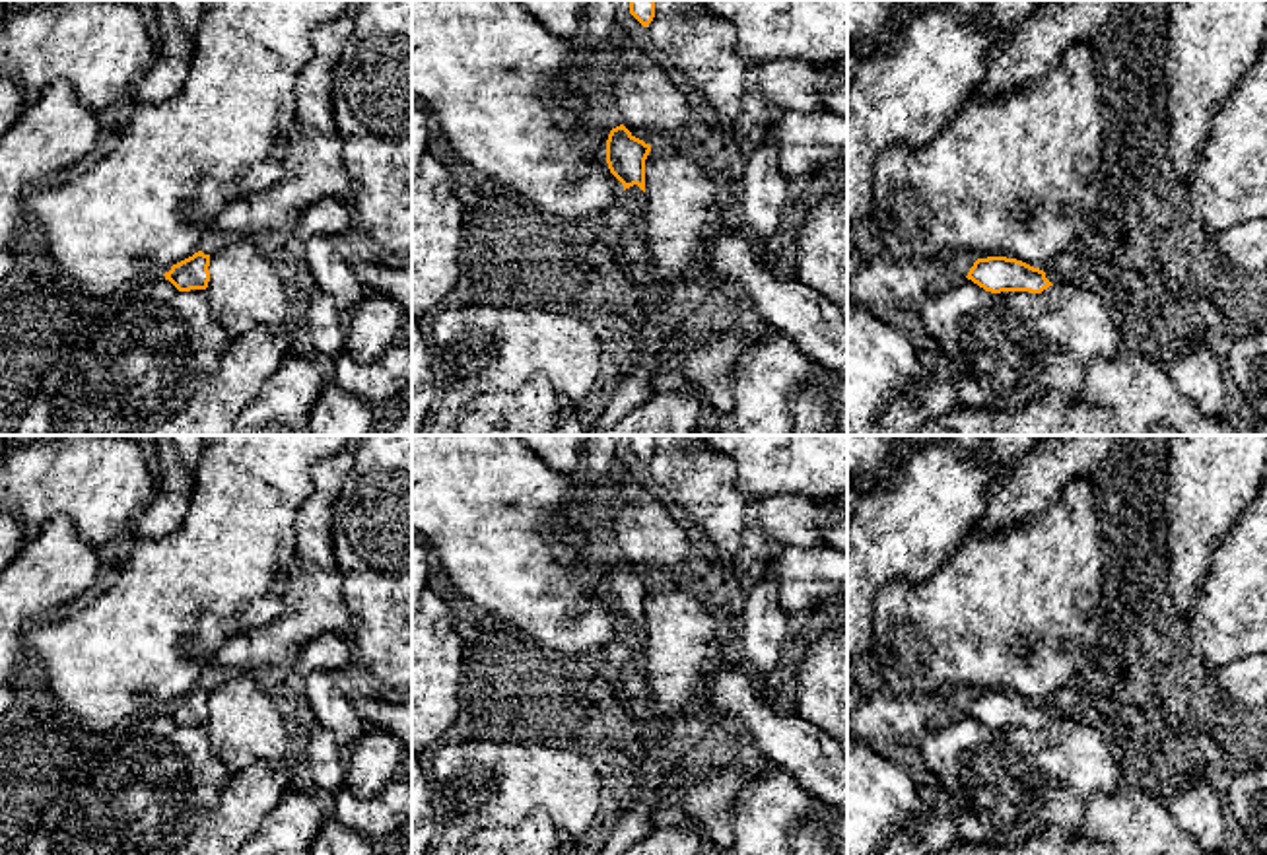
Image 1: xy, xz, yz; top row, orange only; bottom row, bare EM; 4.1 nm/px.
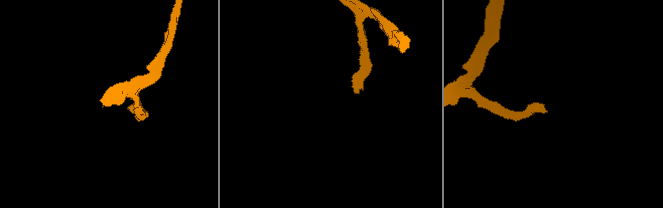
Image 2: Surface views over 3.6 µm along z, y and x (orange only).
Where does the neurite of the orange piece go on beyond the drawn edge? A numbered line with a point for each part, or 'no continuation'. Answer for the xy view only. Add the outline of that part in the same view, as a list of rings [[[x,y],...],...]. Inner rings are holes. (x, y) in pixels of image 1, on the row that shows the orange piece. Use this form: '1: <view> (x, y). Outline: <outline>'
no continuation

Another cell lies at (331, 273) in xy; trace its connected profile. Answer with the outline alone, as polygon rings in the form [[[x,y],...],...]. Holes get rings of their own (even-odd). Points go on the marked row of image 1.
[[[328,235],[309,237],[297,245],[319,290],[323,290],[344,317],[367,295],[348,262]]]

